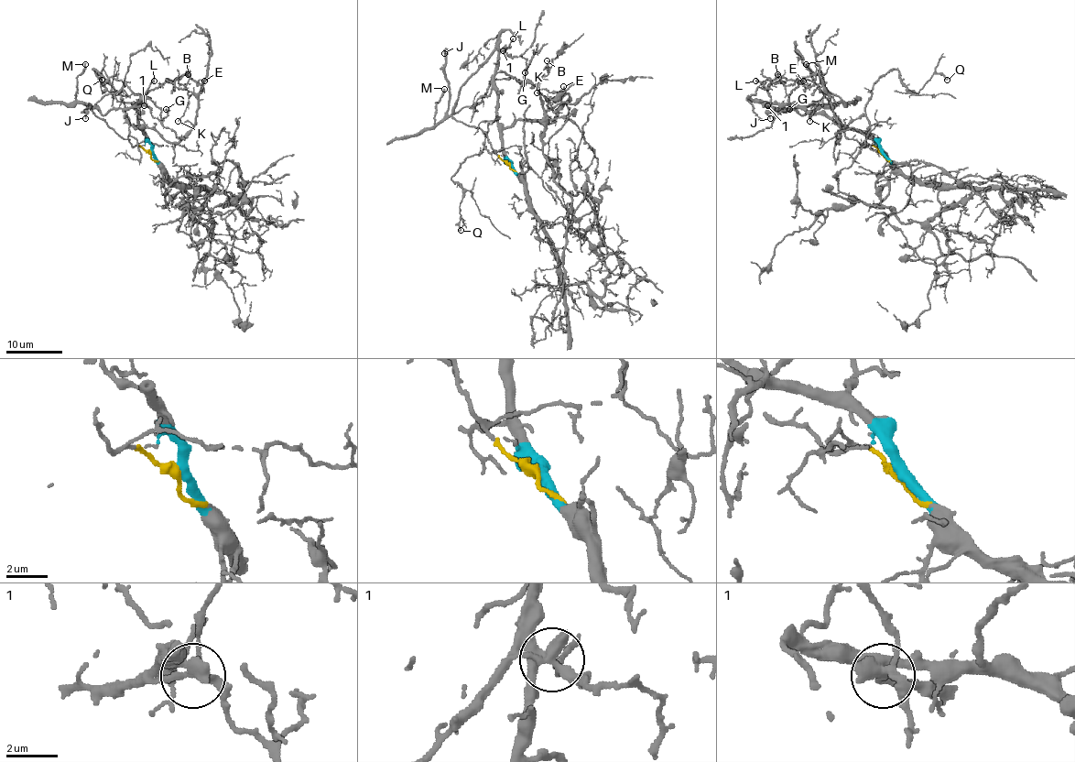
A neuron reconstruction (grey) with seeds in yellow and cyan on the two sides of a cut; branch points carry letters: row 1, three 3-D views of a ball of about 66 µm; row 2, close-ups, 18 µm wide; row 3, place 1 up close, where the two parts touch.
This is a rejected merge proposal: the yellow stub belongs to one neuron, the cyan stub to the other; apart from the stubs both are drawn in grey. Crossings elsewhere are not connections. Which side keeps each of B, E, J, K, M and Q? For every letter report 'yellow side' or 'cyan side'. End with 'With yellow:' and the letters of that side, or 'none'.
B: cyan side
E: cyan side
J: yellow side
K: cyan side
M: yellow side
Q: cyan side
With yellow: J, M

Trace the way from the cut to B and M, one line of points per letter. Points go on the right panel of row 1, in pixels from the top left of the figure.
B: (881, 152), (869, 136), (792, 106), (788, 95), (802, 80), (786, 85), (777, 74)
M: (881, 152), (874, 146), (863, 146), (845, 136), (833, 110), (840, 101), (839, 98), (805, 64)

